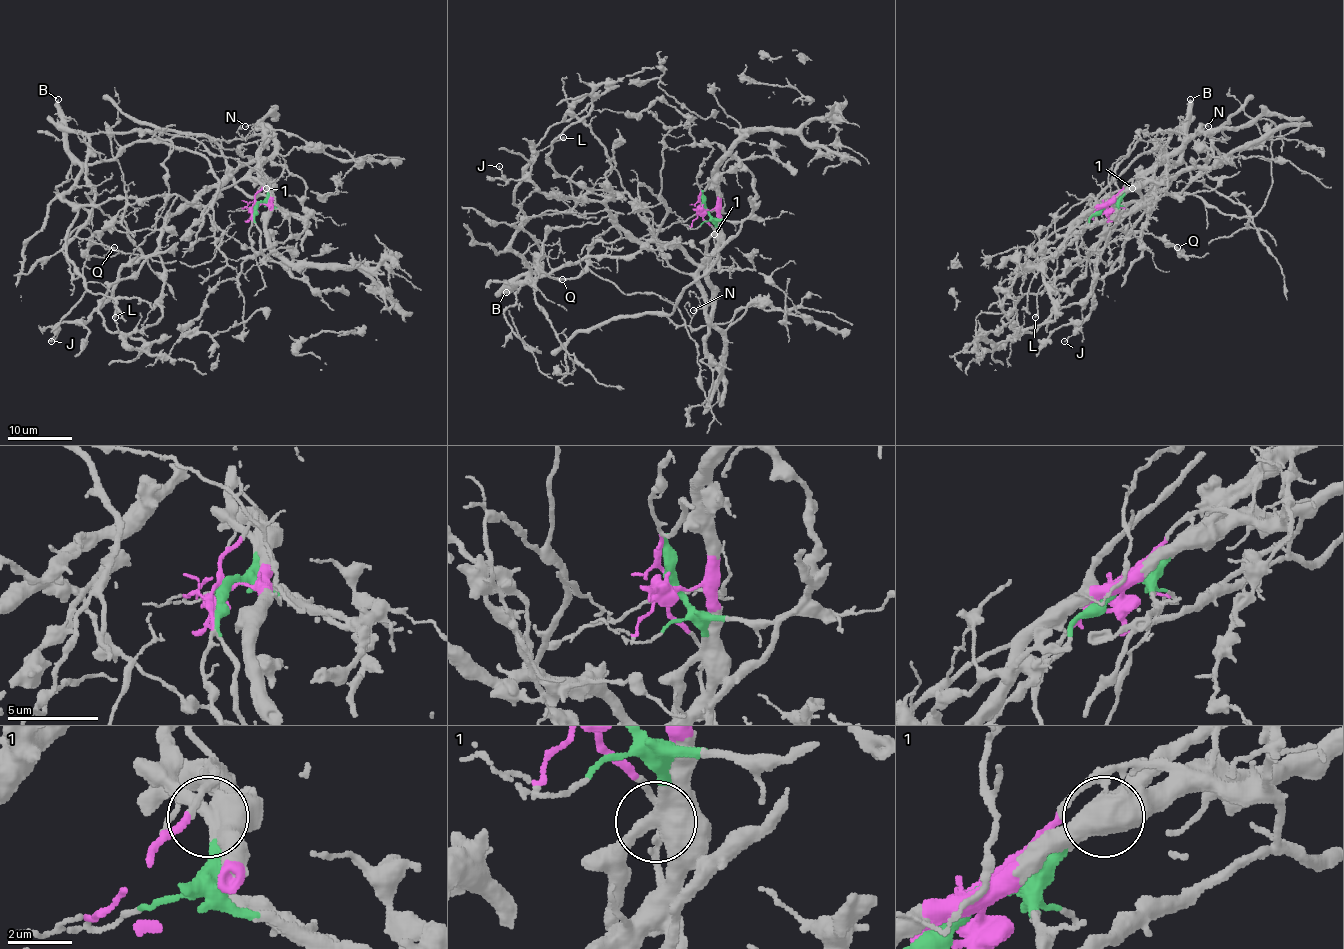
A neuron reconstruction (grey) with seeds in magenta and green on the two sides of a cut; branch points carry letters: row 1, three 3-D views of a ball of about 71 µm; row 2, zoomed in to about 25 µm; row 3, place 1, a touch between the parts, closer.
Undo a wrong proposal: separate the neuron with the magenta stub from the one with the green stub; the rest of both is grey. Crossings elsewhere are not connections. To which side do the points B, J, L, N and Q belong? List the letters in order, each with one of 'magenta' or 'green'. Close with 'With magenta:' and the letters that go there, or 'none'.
B: magenta
J: green
L: magenta
N: green
Q: green
With magenta: B, L

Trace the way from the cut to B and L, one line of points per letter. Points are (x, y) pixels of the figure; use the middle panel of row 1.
B: (703, 208), (714, 252), (693, 273), (656, 244), (640, 184), (664, 203), (648, 242), (506, 292)
L: (703, 208), (693, 273), (640, 184), (666, 207), (648, 242), (533, 278), (514, 189), (562, 137)

